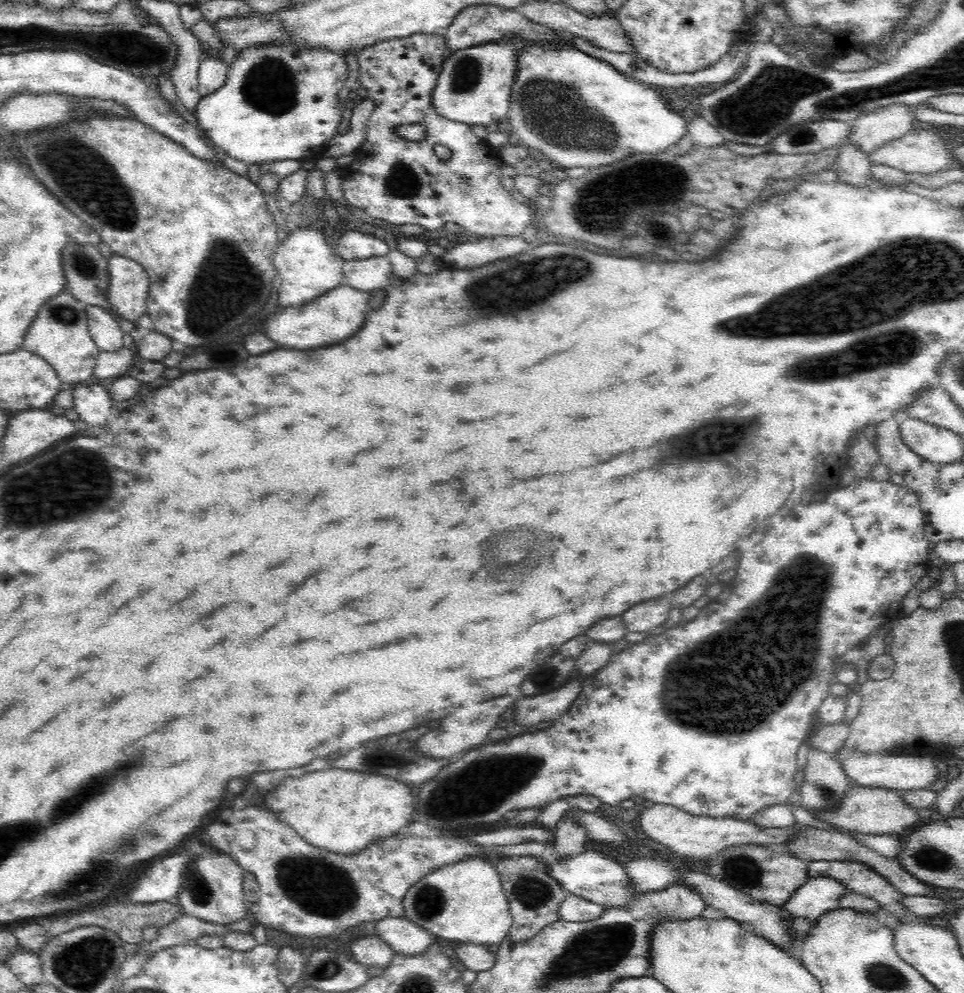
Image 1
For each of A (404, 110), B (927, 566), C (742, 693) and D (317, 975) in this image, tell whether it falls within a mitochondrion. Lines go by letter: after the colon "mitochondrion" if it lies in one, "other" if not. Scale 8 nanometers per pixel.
A: other
B: other
C: mitochondrion
D: mitochondrion

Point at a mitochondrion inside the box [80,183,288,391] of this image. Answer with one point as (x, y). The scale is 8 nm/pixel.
(223, 258)

